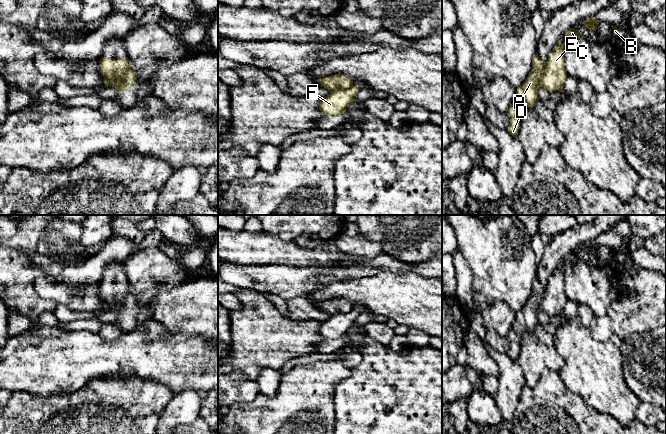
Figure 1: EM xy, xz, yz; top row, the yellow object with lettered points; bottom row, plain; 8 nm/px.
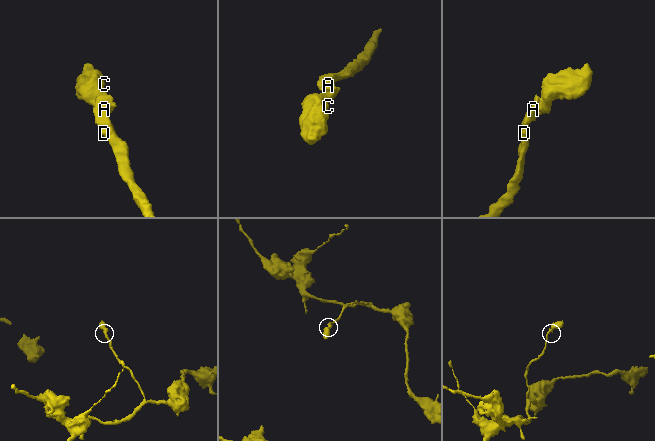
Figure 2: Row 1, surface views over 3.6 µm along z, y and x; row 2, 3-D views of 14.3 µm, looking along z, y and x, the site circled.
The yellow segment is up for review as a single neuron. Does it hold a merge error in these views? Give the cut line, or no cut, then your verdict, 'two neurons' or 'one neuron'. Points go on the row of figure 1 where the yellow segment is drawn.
cut xy (129, 67), (120, 78), (115, 78), (112, 81), (117, 89); two neurons

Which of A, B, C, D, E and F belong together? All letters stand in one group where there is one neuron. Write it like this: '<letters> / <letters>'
A D / B C E F

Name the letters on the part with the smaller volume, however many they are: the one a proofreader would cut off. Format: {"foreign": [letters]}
{"foreign": ["B", "C", "E", "F"]}

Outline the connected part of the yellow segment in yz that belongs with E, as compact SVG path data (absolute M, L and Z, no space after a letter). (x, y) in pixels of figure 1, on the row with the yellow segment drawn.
M559 40L548 54L540 85L549 92L562 92L566 79L567 73L564 65L564 49L562 41Z

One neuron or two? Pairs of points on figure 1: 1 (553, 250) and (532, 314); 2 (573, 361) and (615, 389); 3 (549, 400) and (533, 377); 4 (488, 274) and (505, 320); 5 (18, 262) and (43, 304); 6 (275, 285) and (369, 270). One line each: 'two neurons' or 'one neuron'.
1: one neuron
2: one neuron
3: two neurons
4: two neurons
5: one neuron
6: one neuron

